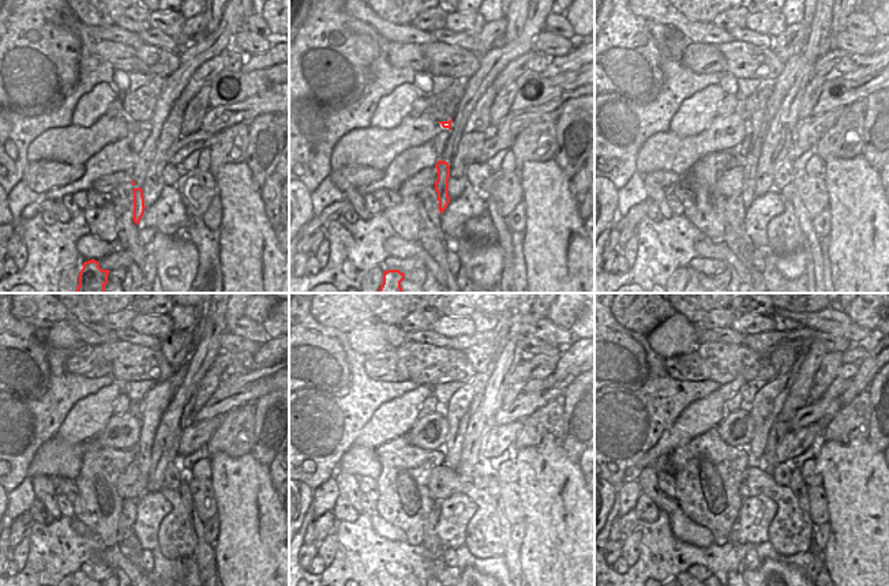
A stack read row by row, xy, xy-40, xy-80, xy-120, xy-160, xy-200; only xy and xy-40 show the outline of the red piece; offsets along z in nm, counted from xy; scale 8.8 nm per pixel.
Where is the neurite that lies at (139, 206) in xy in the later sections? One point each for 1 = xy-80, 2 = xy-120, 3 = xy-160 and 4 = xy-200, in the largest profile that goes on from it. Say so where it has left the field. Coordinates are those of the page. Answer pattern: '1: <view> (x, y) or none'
1: xy-80 (751, 160)
2: xy-120 (156, 402)
3: xy-160 (462, 404)
4: xy-200 (768, 402)

